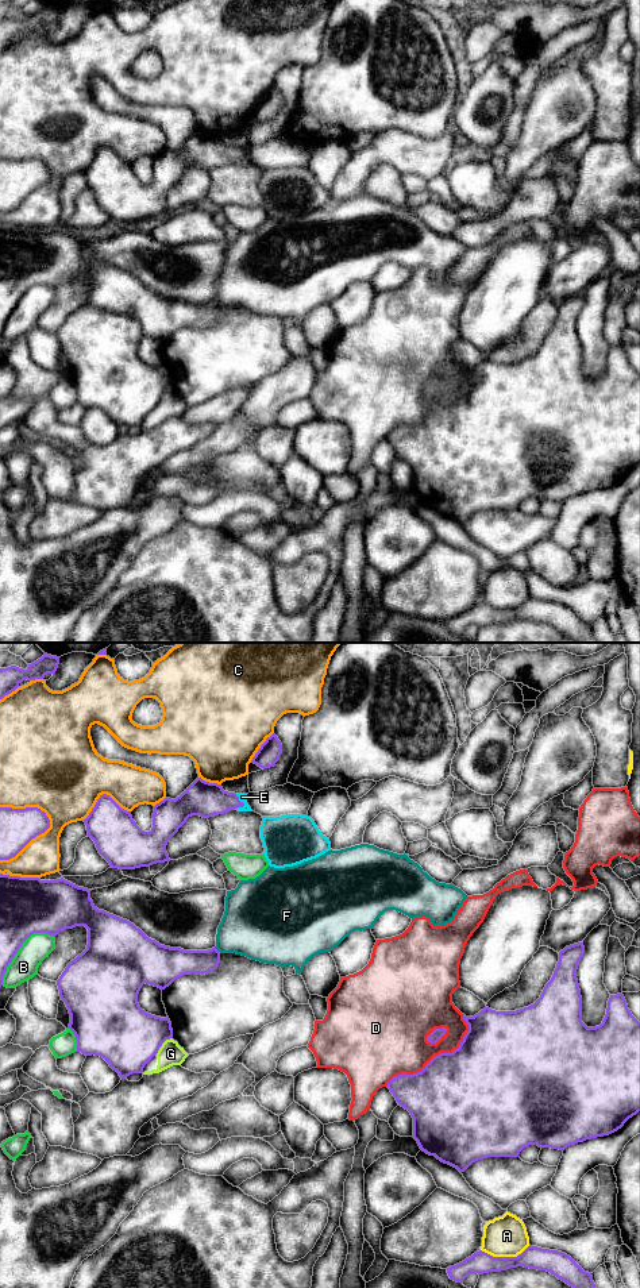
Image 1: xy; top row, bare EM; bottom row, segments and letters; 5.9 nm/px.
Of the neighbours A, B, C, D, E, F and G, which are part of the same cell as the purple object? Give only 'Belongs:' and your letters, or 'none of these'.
Belongs: E

